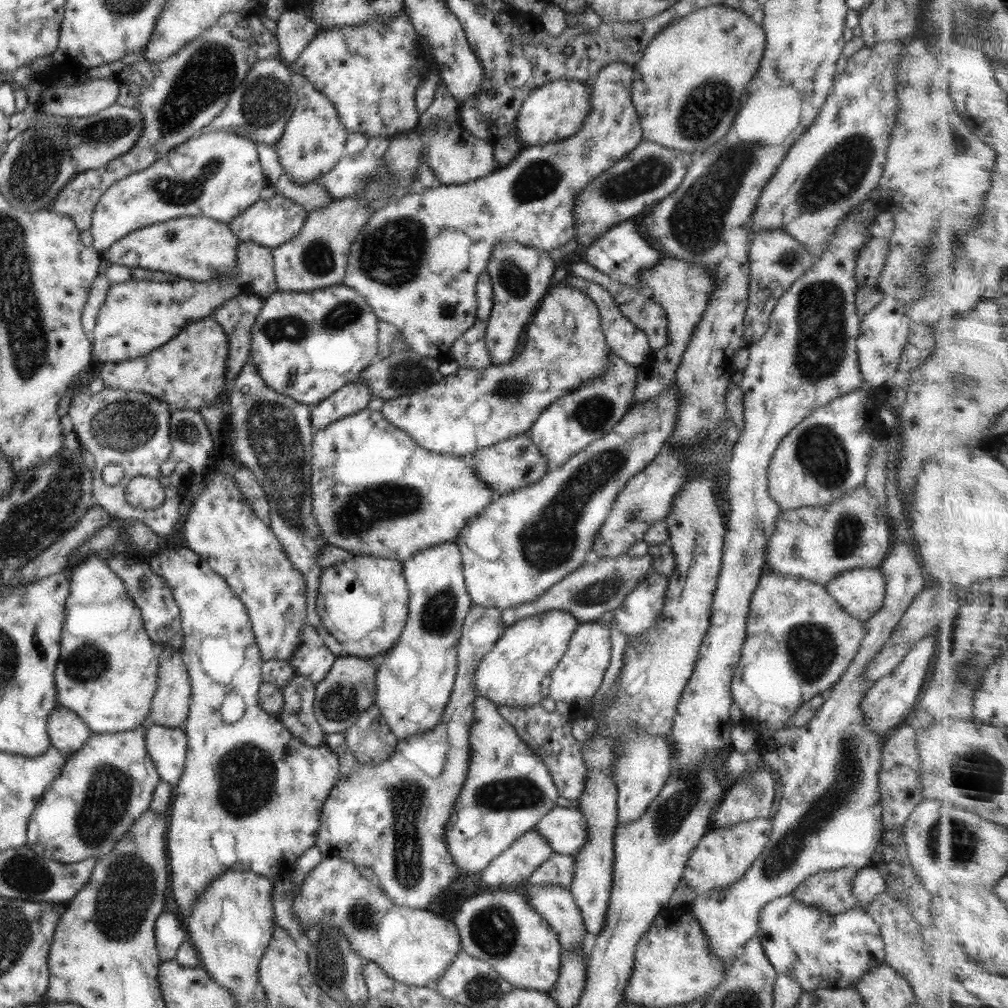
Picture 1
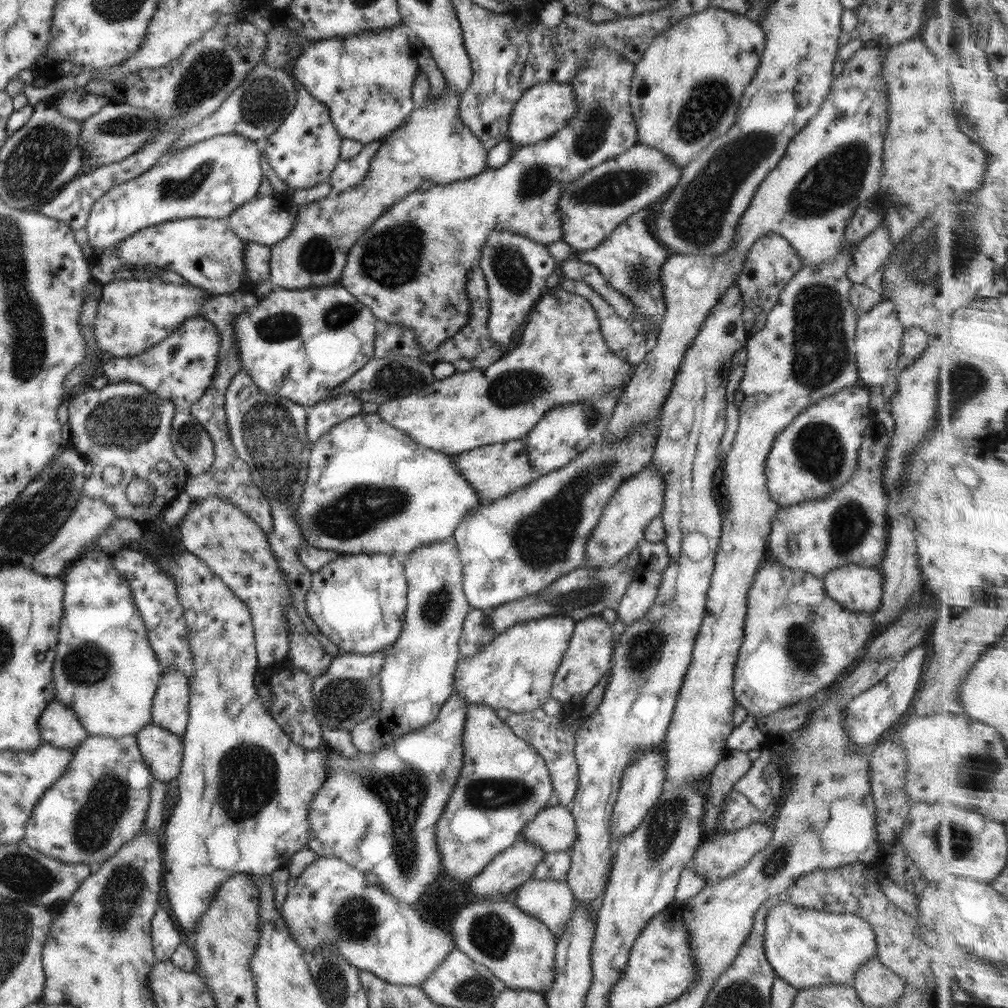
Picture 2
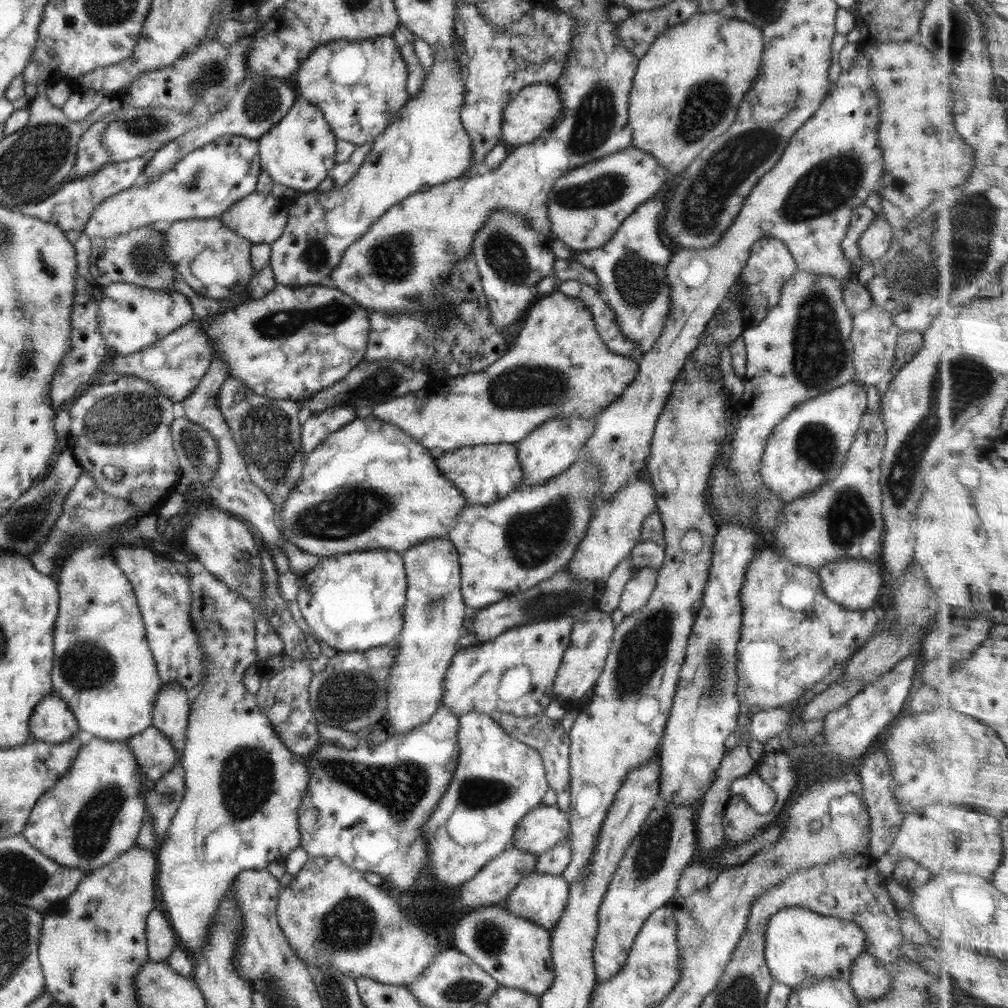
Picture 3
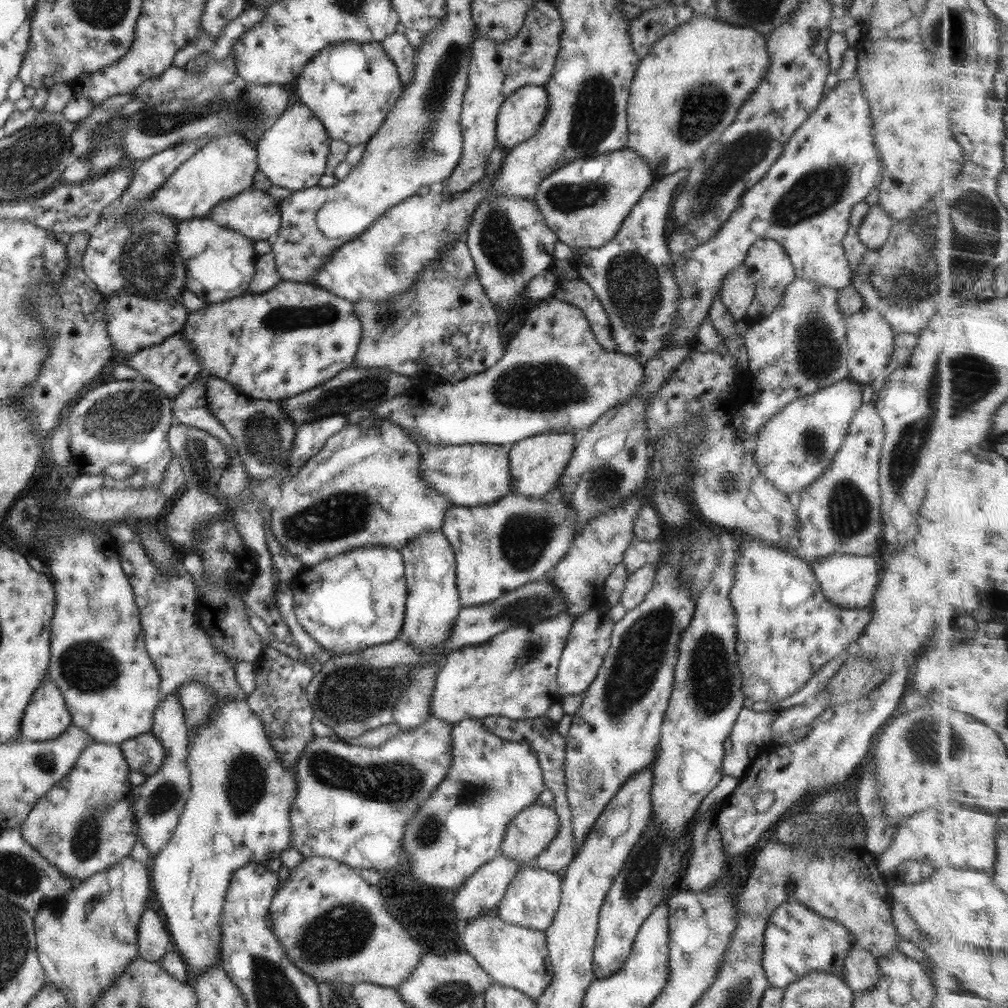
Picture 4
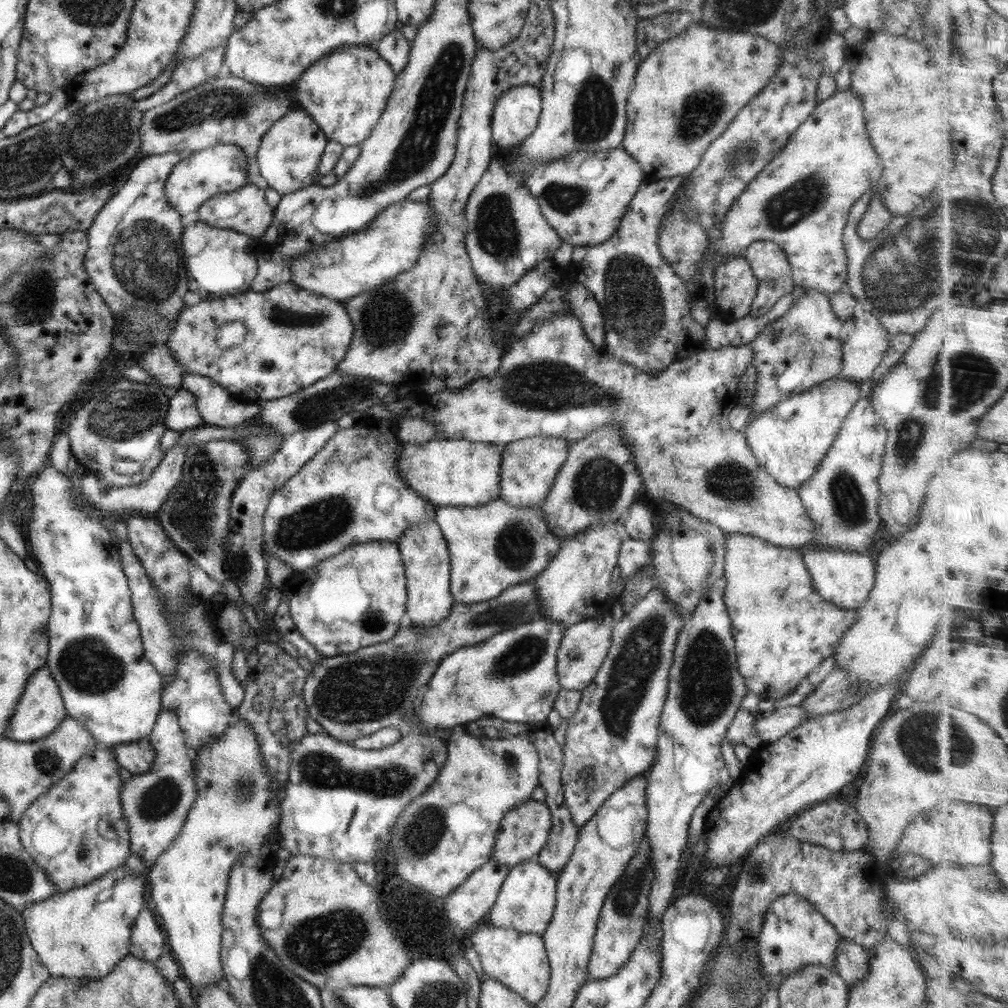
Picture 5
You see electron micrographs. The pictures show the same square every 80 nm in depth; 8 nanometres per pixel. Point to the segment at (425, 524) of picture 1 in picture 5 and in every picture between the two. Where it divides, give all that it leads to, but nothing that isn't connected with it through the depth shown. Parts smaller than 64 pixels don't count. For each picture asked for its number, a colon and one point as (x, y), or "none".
2: (395, 495)
3: (394, 496)
4: (378, 458)
5: (328, 505)

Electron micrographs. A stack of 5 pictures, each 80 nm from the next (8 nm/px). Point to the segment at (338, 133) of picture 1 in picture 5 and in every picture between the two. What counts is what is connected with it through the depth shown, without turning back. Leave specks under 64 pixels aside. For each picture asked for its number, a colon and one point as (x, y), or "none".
2: (304, 151)
3: (298, 152)
4: (293, 153)
5: (288, 157)

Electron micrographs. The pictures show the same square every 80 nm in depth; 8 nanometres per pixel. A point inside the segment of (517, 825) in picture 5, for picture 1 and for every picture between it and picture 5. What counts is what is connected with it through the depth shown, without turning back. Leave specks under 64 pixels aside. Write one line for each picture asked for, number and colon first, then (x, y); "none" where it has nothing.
1: (563, 828)
2: (553, 829)
3: (545, 826)
4: (529, 833)

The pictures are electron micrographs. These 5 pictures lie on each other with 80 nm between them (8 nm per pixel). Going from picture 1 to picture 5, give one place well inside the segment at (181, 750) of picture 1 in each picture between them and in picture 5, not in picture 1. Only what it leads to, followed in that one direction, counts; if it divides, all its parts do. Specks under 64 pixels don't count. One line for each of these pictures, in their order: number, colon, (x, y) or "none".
2: (162, 752)
3: (154, 753)
4: (144, 753)
5: (137, 757)

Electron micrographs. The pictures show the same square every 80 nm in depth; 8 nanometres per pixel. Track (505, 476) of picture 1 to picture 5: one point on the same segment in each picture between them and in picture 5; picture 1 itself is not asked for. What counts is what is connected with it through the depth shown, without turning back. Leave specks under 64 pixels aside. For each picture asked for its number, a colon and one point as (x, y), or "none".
2: (494, 470)
3: (485, 473)
4: (468, 475)
5: (446, 472)

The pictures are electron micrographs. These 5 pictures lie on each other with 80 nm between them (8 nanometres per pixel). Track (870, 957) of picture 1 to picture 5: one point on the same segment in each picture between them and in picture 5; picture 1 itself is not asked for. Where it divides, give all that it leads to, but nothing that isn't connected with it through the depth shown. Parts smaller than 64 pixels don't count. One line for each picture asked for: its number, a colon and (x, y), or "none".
2: (806, 947)
3: (800, 945)
4: (797, 940)
5: (793, 934)

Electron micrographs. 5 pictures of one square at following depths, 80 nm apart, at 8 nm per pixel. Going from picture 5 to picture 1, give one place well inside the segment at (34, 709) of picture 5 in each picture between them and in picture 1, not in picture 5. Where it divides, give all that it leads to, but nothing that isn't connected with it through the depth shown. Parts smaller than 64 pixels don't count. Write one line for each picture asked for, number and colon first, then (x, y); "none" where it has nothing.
1: (68, 733)
2: (59, 726)
3: (52, 722)
4: (46, 717)

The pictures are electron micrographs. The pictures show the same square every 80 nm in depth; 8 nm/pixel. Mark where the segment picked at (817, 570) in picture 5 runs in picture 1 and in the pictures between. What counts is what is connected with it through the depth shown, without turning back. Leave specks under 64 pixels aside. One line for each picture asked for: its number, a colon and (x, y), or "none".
1: (860, 592)
2: (859, 589)
3: (854, 584)
4: (850, 581)

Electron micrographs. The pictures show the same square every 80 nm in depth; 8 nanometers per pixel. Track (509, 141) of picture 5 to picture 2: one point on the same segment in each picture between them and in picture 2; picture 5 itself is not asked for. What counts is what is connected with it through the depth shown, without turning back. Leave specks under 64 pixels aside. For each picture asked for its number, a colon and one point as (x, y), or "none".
2: (545, 108)
3: (535, 109)
4: (518, 120)

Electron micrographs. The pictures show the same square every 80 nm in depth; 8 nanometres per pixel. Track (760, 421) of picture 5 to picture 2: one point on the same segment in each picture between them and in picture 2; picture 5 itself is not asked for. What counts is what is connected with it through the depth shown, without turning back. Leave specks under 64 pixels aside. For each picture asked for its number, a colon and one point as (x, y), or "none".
2: (815, 454)
3: (806, 450)
4: (794, 447)

